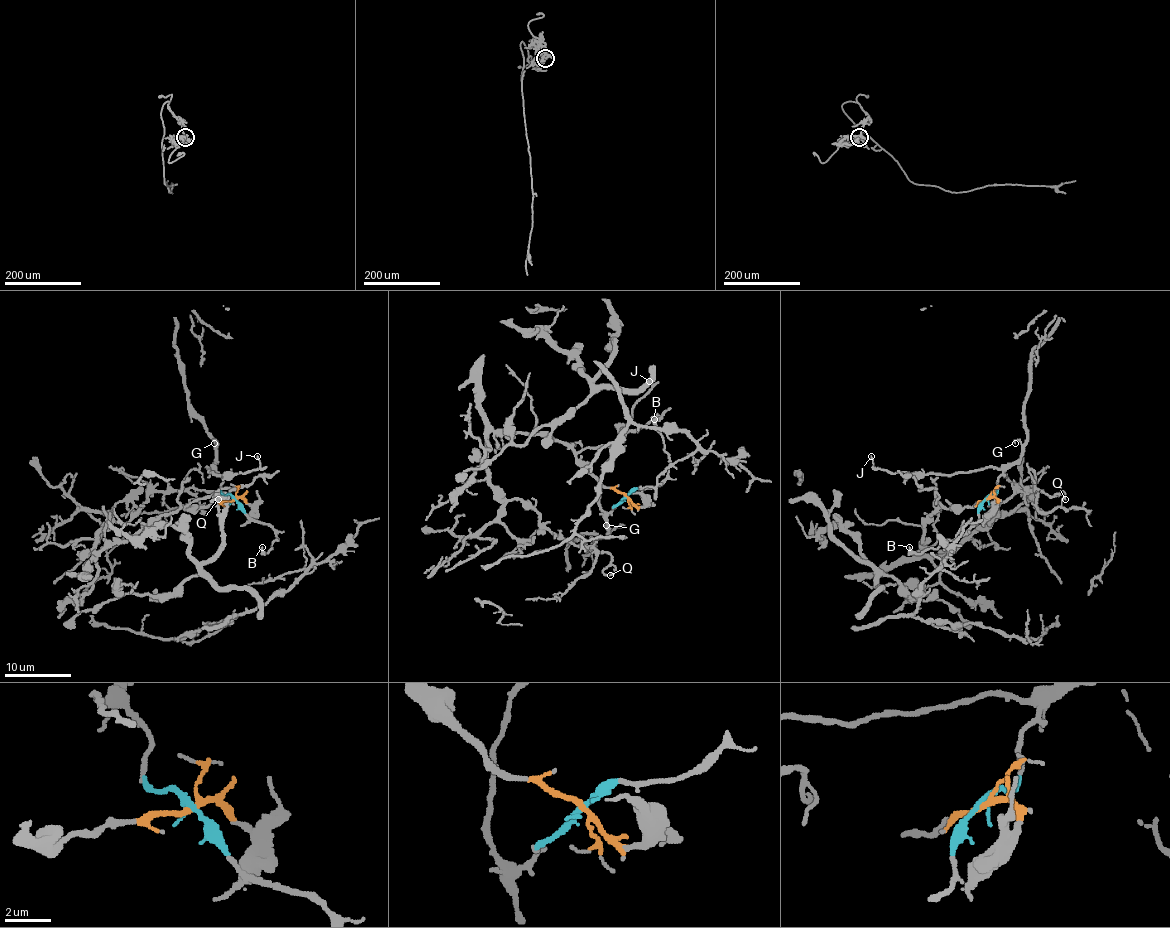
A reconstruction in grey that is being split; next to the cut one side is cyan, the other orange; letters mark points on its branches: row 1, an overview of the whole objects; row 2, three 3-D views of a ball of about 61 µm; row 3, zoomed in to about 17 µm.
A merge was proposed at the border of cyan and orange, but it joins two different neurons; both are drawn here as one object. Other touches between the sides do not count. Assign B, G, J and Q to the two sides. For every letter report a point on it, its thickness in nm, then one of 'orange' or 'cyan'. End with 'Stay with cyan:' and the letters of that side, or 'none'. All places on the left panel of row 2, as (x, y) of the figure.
B: (262, 547) | 200 nm | cyan
G: (214, 443) | 90 nm | cyan
J: (257, 456) | 110 nm | cyan
Q: (218, 499) | 150 nm | orange
Stay with cyan: B, G, J

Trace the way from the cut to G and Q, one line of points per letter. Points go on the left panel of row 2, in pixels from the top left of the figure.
G: (234, 499), (221, 491), (221, 474), (214, 467), (216, 444), (213, 439), (214, 443)
Q: (234, 499), (155, 517), (93, 554), (95, 537), (127, 522), (151, 491), (194, 487), (218, 499)

